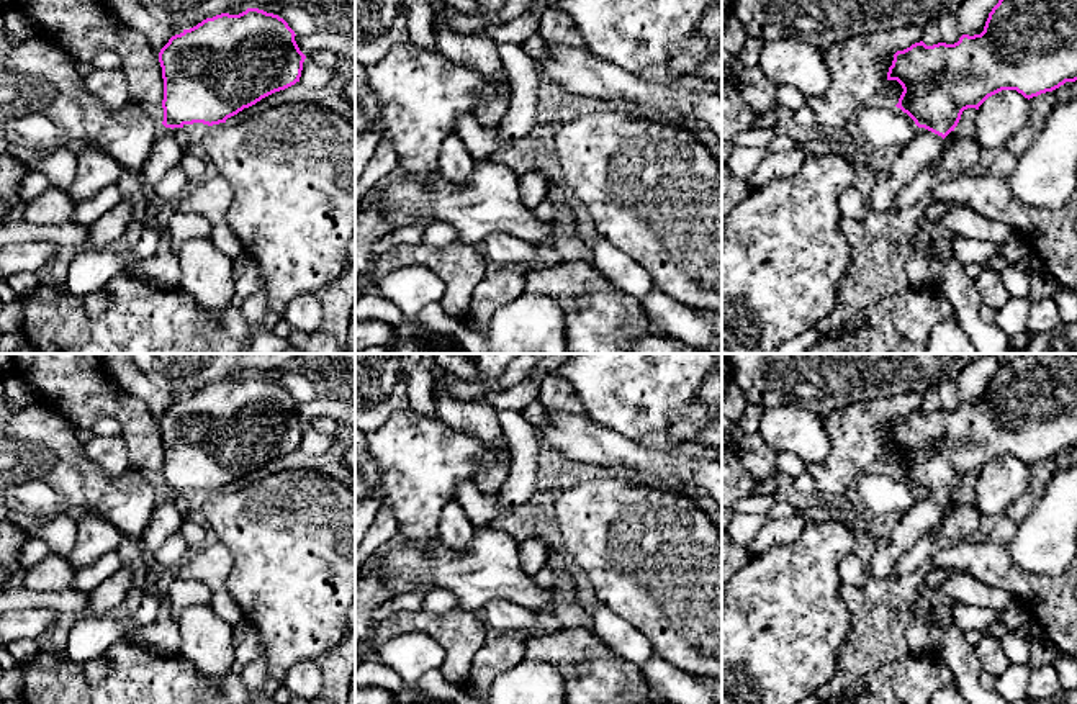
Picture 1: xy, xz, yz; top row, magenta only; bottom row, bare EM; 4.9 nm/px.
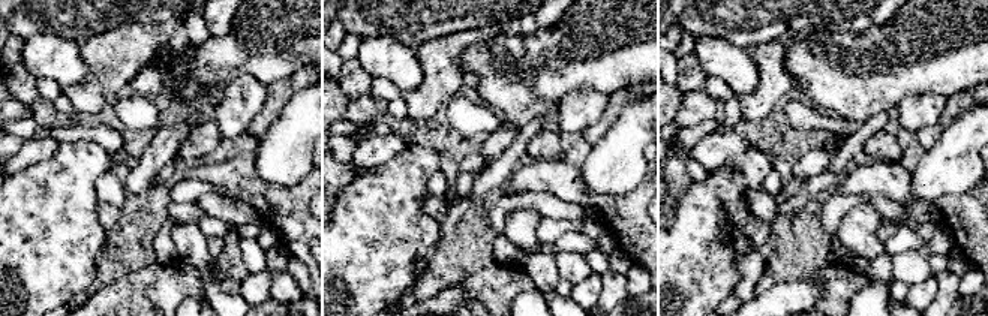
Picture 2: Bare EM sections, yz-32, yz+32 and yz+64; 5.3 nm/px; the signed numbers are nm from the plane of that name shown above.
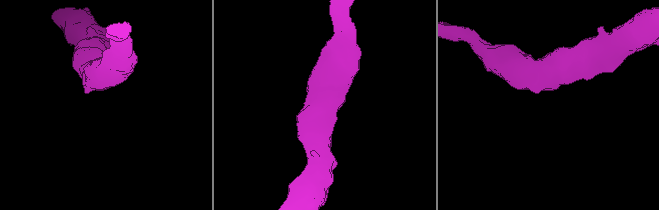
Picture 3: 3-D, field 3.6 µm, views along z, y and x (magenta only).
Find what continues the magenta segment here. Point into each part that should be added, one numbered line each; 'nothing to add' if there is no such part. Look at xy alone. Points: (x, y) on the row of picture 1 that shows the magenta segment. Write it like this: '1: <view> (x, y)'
1: xy (166, 153)

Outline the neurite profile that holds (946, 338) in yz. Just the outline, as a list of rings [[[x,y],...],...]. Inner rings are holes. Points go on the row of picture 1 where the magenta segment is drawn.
[[[958,319],[936,324],[925,354],[979,354]]]

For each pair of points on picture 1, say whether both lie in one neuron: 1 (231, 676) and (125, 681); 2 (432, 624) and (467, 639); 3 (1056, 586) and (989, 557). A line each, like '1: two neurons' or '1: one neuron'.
1: one neuron
2: one neuron
3: one neuron

